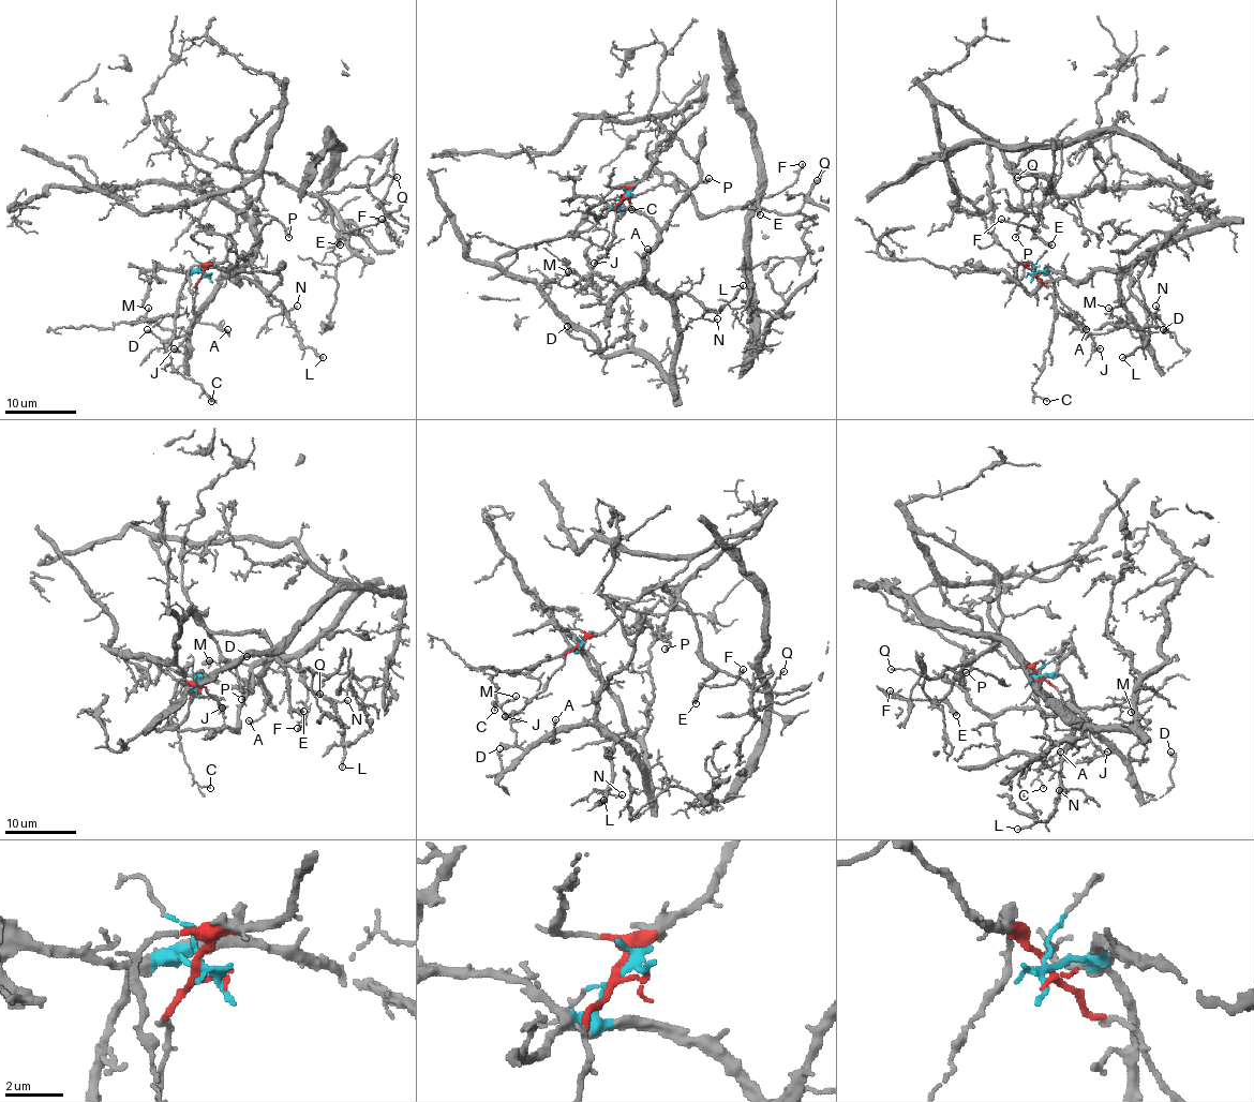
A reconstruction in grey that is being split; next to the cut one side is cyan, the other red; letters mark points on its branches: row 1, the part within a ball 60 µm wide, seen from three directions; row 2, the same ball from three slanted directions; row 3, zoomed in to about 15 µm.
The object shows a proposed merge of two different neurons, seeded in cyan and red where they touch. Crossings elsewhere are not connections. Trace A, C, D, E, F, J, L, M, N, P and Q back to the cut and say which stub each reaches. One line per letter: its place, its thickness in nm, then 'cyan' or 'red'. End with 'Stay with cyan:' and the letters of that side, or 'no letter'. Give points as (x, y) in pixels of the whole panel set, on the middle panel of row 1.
A: place (647, 249); calibre 200 nm; cyan
C: place (631, 209); calibre 140 nm; cyan
D: place (567, 326); calibre 170 nm; cyan
E: place (760, 214); calibre 400 nm; red
F: place (802, 164); calibre 140 nm; red
J: place (594, 263); calibre 160 nm; red
L: place (743, 285); calibre 200 nm; cyan
M: place (568, 271); calibre 160 nm; cyan
N: place (717, 318); calibre 130 nm; cyan
P: place (708, 178); calibre 180 nm; red
Q: place (817, 180); calibre 130 nm; red
Stay with cyan: A, C, D, L, M, N

